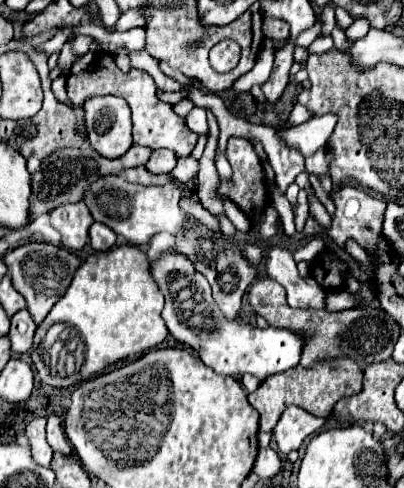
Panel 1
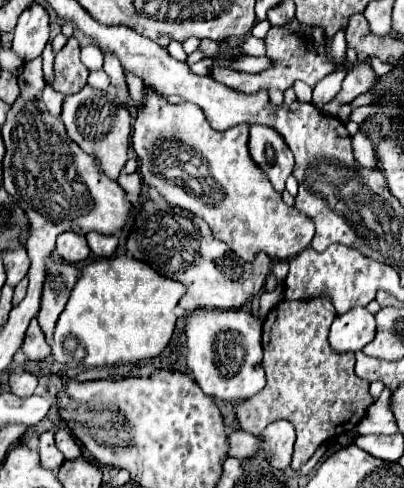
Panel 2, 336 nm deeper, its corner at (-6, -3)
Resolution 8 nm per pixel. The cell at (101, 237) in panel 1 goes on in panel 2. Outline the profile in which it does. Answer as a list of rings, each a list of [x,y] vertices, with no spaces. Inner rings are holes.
[[[91,231],[85,235],[85,239],[95,257],[111,257],[117,249],[117,237],[113,237],[113,235],[101,235],[101,233]]]

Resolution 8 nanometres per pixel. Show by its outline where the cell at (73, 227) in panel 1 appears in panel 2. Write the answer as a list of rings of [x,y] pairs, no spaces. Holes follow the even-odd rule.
[[[61,233],[57,237],[57,255],[67,261],[67,263],[79,263],[83,259],[89,257],[89,247],[87,247],[87,241],[83,235],[77,235],[77,233]]]

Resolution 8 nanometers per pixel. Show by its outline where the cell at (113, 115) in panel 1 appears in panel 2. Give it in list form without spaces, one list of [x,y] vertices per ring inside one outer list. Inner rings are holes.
[[[85,85],[79,93],[67,95],[63,101],[61,119],[67,127],[67,135],[89,155],[99,159],[101,169],[111,177],[117,179],[123,165],[129,159],[129,135],[131,135],[131,115],[119,97],[97,91]]]

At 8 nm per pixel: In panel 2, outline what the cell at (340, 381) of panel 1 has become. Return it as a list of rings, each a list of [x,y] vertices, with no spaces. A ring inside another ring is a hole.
[[[307,299],[307,301],[281,301],[277,307],[267,315],[263,323],[263,367],[267,373],[267,385],[257,395],[241,401],[235,405],[235,417],[243,431],[259,436],[263,429],[279,419],[287,419],[293,423],[296,431],[296,441],[292,454],[291,467],[299,471],[303,463],[317,451],[321,443],[341,433],[351,431],[365,415],[367,409],[373,405],[373,397],[369,393],[369,383],[355,375],[355,355],[353,353],[335,353],[329,347],[329,327],[337,317],[331,299]]]

